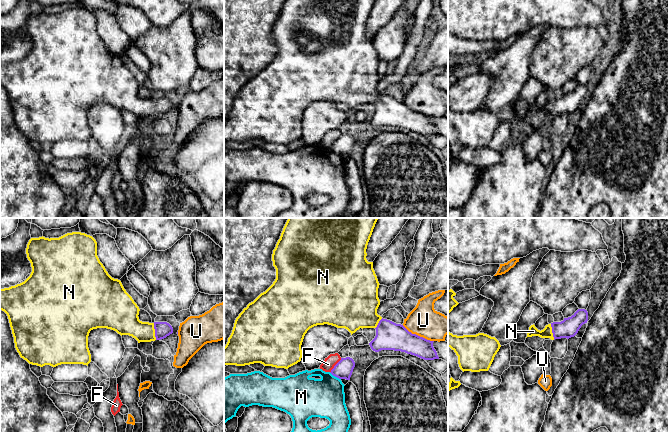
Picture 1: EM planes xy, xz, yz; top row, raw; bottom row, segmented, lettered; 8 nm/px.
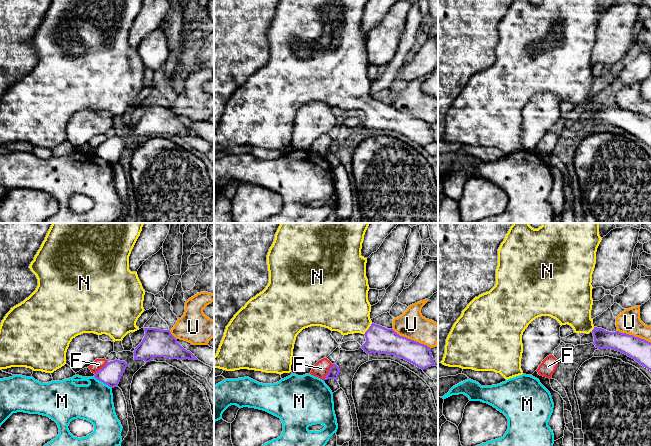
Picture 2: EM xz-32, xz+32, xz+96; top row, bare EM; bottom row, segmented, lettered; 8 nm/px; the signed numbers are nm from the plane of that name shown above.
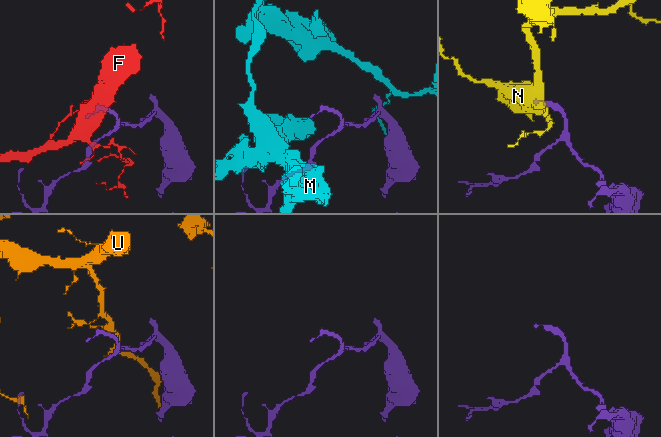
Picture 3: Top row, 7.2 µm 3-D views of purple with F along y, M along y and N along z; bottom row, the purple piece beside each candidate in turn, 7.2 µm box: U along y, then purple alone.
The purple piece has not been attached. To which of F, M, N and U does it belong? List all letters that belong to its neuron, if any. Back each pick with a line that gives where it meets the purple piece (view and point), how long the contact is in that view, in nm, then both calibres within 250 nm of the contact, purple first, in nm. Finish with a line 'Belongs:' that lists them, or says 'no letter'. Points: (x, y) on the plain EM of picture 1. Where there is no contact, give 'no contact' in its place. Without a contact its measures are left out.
N: xy (155, 107) | 140 nm | 130/200 nm
Belongs: N

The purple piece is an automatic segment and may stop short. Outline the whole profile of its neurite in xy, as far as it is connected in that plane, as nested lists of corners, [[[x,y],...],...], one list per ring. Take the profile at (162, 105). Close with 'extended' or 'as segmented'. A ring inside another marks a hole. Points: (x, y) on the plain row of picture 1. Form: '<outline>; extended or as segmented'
[[[72,8],[59,14],[31,14],[26,30],[32,48],[24,58],[0,65],[0,86],[8,92],[17,128],[29,140],[88,142],[88,112],[97,104],[132,112],[138,119],[161,116],[173,109],[167,98],[139,96],[139,83],[121,57],[112,54],[100,38],[97,18],[92,12]]]; extended

